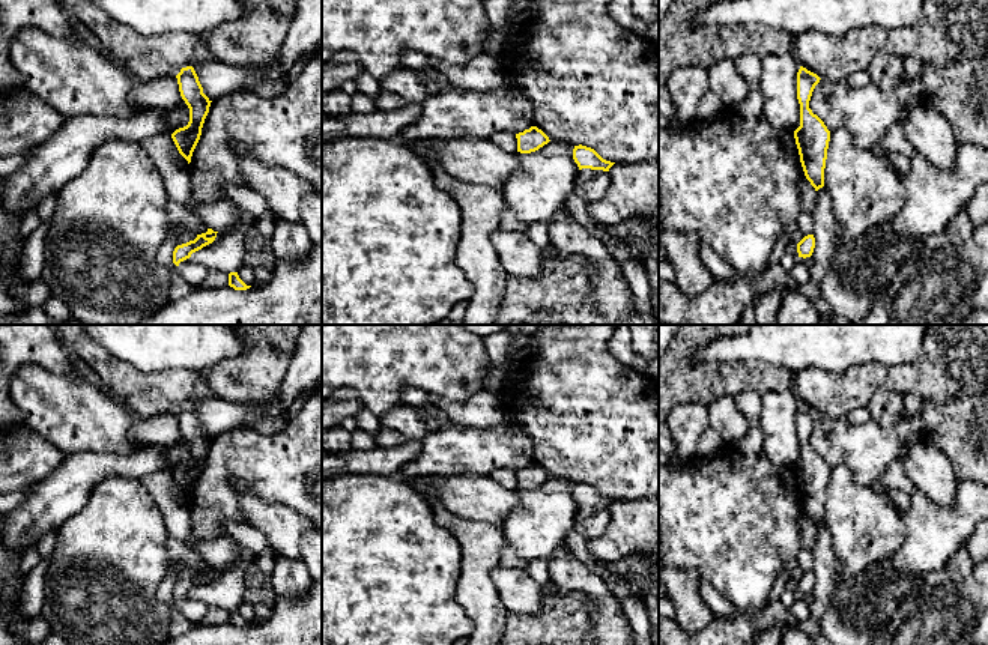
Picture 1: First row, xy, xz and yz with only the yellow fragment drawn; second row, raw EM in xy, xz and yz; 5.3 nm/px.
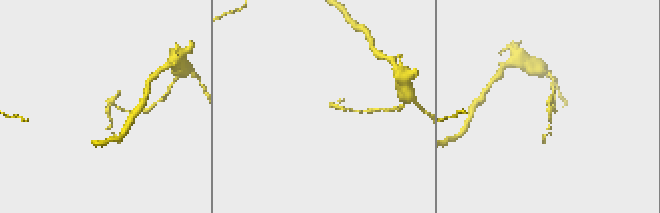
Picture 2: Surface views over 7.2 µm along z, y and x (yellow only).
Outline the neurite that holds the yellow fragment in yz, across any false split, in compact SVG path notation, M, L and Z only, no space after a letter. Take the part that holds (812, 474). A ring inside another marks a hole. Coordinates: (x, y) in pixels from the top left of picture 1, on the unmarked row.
M800 403L797 409L797 436L800 441L800 463L794 468L800 499L806 516L818 528L824 523L824 505L830 468L824 459L812 450L809 438L820 413Z

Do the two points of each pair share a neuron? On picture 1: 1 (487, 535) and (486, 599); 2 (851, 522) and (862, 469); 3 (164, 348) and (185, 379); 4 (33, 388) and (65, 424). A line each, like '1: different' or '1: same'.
1: same
2: different
3: different
4: same

